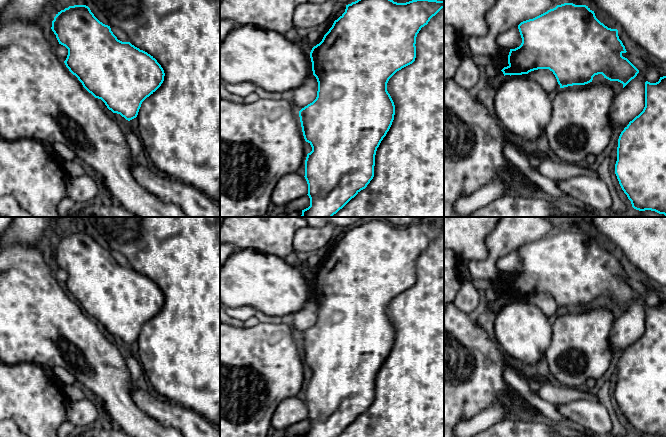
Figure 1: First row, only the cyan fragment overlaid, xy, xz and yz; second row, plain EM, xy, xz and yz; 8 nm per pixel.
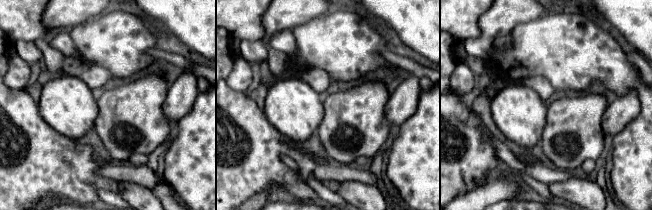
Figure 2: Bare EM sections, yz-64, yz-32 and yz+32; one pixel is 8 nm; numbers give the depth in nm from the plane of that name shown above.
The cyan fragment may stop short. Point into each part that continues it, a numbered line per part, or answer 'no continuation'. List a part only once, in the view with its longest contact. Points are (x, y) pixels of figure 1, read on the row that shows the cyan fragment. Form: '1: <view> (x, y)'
no continuation

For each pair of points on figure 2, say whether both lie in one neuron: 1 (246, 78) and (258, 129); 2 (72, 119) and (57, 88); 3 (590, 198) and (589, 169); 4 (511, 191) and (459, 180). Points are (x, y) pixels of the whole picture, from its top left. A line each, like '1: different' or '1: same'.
1: different
2: same
3: different
4: different

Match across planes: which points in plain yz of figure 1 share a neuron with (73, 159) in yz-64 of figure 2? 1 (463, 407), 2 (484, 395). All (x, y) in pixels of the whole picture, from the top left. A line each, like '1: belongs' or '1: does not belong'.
1: belongs
2: belongs

